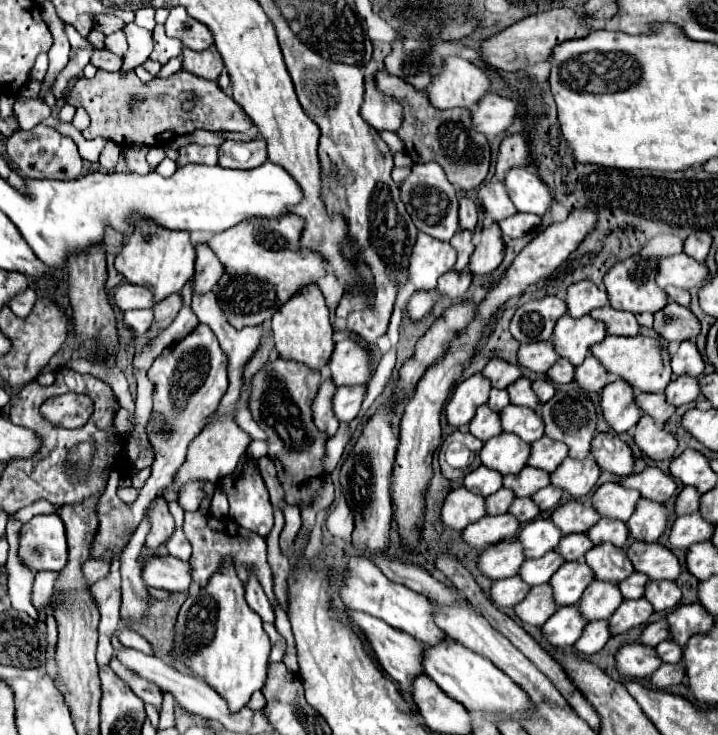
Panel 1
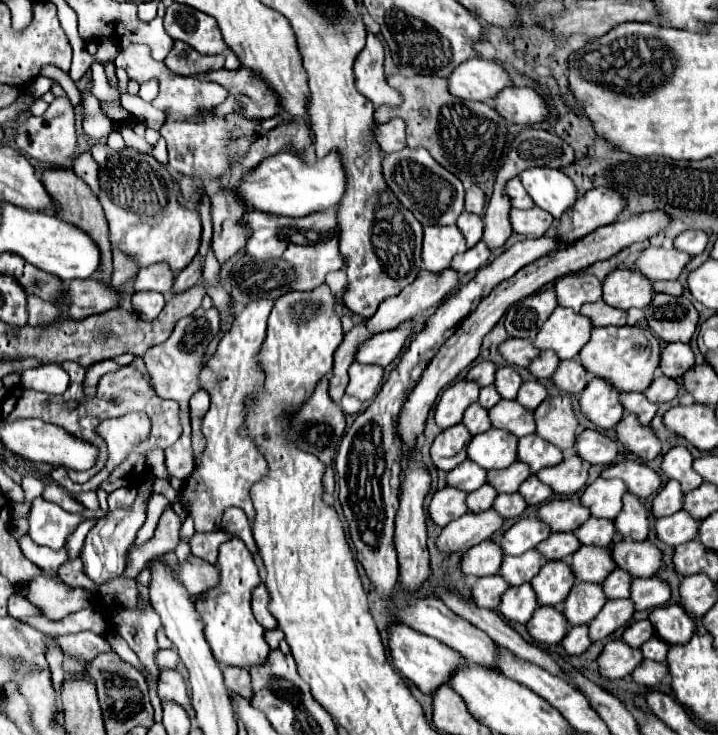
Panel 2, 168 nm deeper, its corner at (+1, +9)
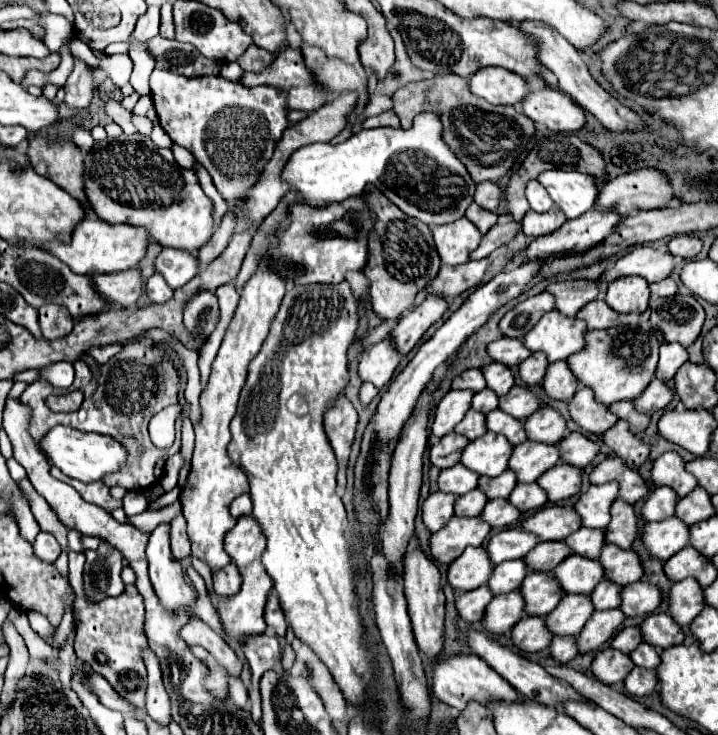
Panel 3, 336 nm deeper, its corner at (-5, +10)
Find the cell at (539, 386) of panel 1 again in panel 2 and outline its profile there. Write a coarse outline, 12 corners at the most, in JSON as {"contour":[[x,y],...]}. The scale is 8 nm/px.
{"contour":[[540,381],[522,383],[516,401],[528,409],[548,395]]}

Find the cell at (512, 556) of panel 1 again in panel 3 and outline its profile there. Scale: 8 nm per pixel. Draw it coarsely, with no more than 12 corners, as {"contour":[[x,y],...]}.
{"contour":[[466,548],[448,568],[456,592],[474,590],[494,564],[484,548]]}

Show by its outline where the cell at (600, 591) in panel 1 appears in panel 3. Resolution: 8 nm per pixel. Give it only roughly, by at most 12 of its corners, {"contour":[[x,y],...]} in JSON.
{"contour":[[566,594],[544,618],[554,636],[578,636],[594,606]]}

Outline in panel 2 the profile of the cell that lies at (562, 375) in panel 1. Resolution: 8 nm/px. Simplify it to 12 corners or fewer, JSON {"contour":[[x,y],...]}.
{"contour":[[542,351],[528,367],[538,379],[548,379],[558,369],[556,353]]}

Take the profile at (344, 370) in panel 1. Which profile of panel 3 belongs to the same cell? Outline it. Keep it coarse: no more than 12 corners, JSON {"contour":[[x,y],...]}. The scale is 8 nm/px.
{"contour":[[428,294],[406,312],[392,332],[402,356],[418,344],[422,334],[448,310],[442,296]]}

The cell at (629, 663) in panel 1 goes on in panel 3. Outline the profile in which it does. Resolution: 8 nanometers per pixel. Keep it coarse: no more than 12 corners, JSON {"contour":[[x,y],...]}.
{"contour":[[600,650],[592,660],[594,678],[608,686],[622,682],[630,656]]}

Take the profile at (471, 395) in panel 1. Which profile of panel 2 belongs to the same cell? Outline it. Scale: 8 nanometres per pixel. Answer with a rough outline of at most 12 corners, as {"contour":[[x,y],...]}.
{"contour":[[476,381],[450,385],[434,419],[442,429],[462,421],[478,401]]}

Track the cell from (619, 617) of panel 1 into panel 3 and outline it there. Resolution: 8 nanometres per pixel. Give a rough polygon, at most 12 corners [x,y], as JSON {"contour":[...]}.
{"contour":[[618,608],[594,612],[576,638],[578,652],[598,650],[618,632]]}

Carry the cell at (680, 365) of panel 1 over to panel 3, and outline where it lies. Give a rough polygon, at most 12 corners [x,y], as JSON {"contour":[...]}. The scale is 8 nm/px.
{"contour":[[662,344],[656,378],[670,382],[688,360],[680,344]]}

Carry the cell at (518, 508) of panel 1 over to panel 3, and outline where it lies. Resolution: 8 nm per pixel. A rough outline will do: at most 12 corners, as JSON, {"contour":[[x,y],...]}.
{"contour":[[490,500],[482,520],[492,528],[514,524],[520,510],[508,500]]}

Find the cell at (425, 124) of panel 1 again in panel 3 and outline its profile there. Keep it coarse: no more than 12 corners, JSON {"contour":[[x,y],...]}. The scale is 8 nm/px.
{"contour":[[466,78],[400,88],[402,128],[438,114],[474,182],[498,182],[536,132],[518,108],[488,104]]}

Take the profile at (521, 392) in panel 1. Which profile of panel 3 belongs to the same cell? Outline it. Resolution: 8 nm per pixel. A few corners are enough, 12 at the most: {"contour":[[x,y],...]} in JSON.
{"contour":[[504,364],[482,368],[486,386],[504,396],[514,386],[514,374]]}

